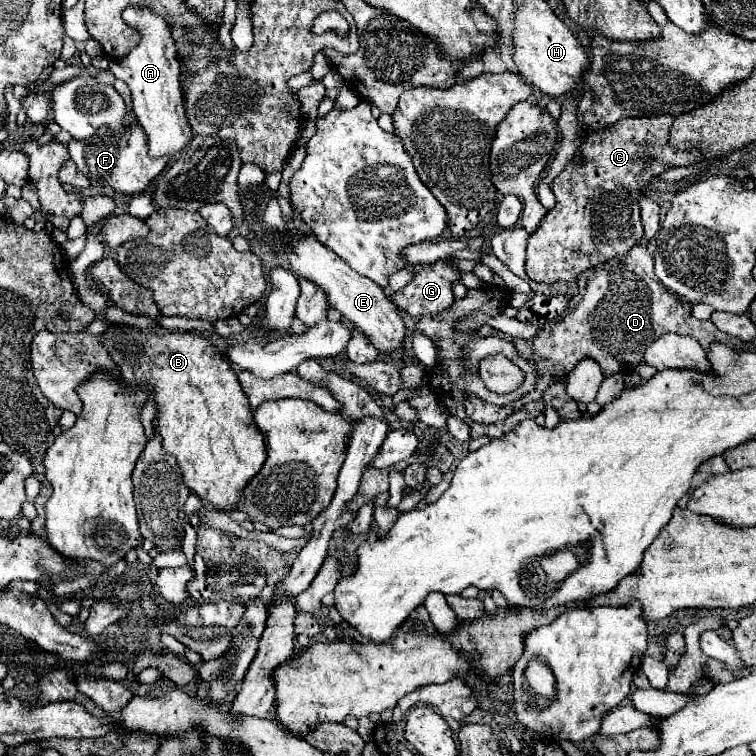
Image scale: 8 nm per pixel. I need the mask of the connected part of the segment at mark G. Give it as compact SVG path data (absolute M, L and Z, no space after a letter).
M436 261L420 269L406 287L396 291L392 303L412 317L442 313L454 301L452 281L458 281L458 271L454 271L452 261Z

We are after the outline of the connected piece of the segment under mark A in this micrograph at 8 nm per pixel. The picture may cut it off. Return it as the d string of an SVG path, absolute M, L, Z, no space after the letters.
M126 7L122 11L122 19L126 21L126 25L138 29L140 43L124 59L110 61L110 71L132 91L134 115L148 135L150 157L174 157L190 143L192 129L186 121L186 111L182 103L182 91L178 83L180 63L176 59L176 45L170 33L170 25L148 7Z

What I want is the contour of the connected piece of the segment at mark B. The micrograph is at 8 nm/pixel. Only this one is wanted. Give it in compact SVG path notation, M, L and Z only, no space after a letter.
M108 325L104 333L104 347L120 369L122 379L130 387L142 387L146 391L156 391L158 403L158 423L156 431L162 437L164 449L178 459L182 477L190 491L194 491L212 509L232 511L242 499L244 487L256 477L266 461L264 435L254 425L254 413L248 405L248 397L242 391L232 365L214 349L214 345L194 333L142 333L138 329Z

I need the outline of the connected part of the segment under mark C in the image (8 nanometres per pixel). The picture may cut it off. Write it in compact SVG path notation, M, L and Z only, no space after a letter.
M658 115L658 117L638 117L638 119L622 119L616 125L604 127L600 131L586 131L590 137L578 149L582 155L582 163L570 161L566 169L554 179L552 193L556 195L556 205L542 219L540 227L528 237L526 247L526 275L536 283L556 283L556 281L576 281L578 275L586 269L594 269L610 259L624 257L634 245L644 237L638 197L642 195L642 185L646 185L652 177L658 177L662 171L690 165L700 159L698 151L680 151L668 145L668 131L672 127L674 117Z

